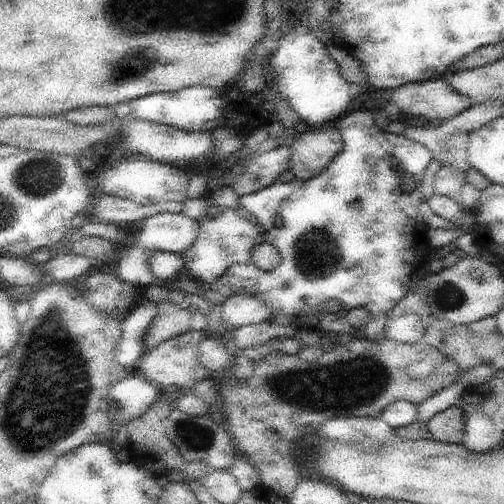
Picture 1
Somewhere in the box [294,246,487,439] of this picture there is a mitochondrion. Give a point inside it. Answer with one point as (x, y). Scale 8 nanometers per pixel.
(447, 297)

